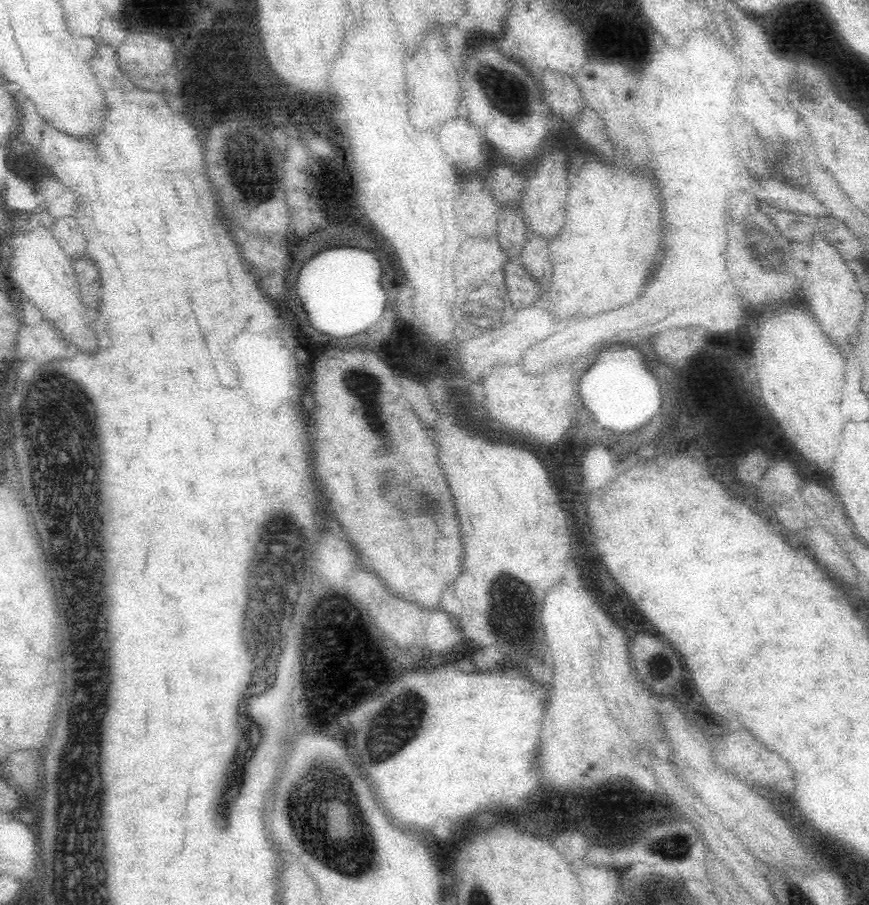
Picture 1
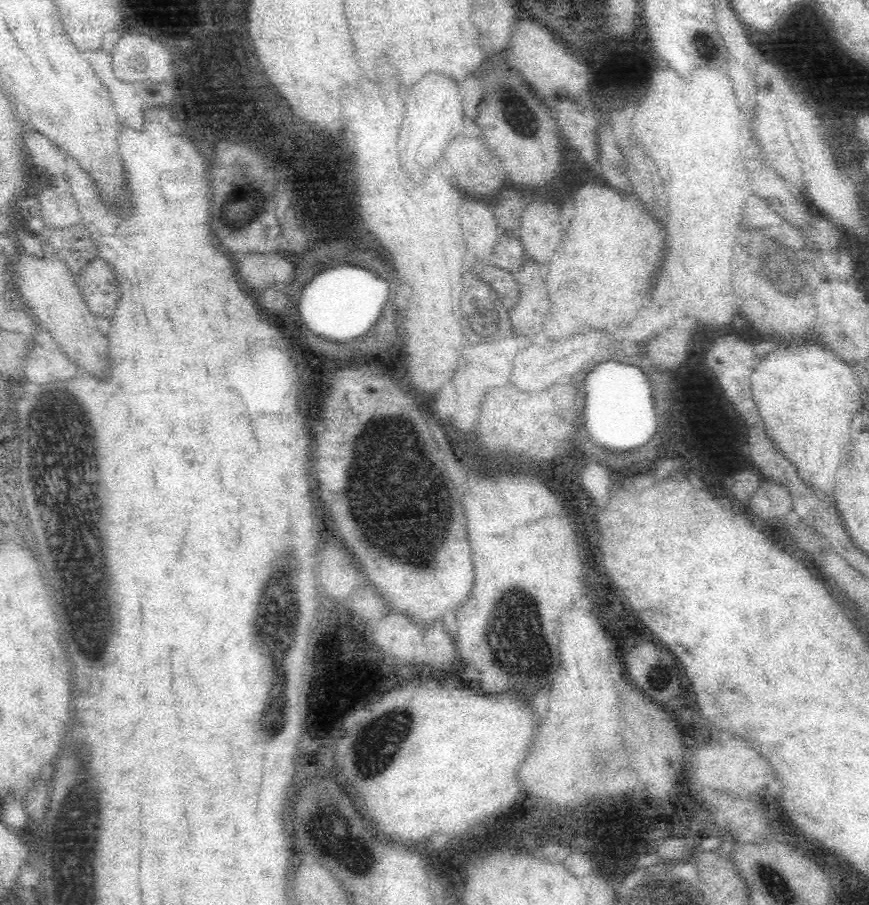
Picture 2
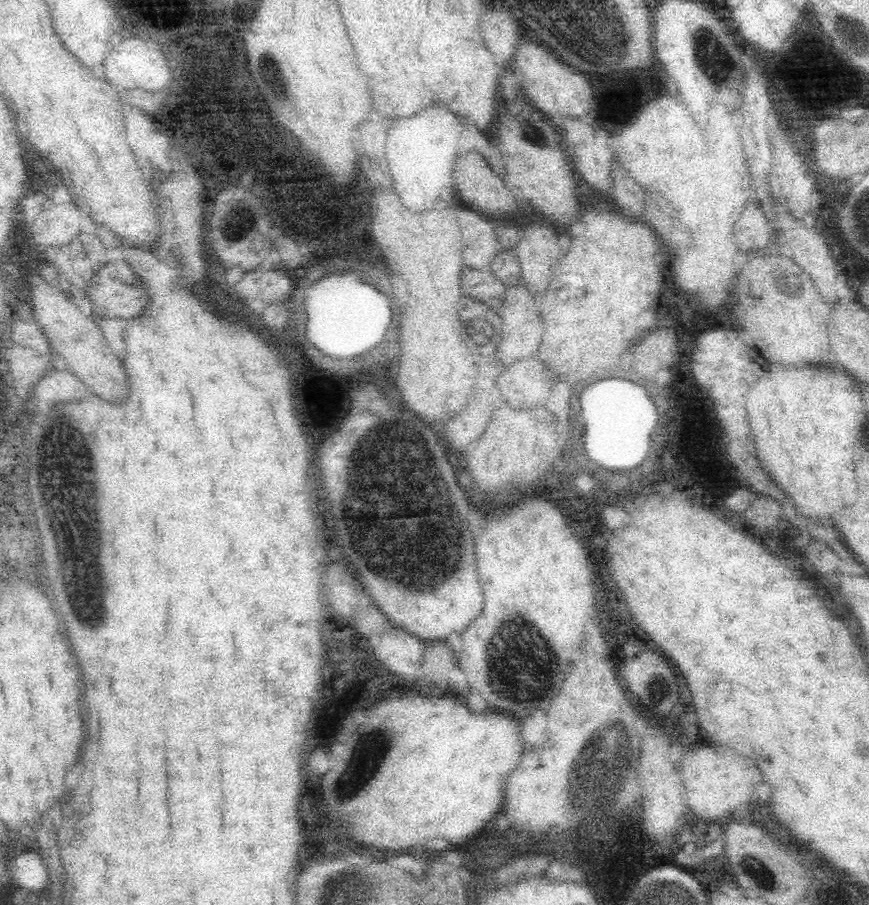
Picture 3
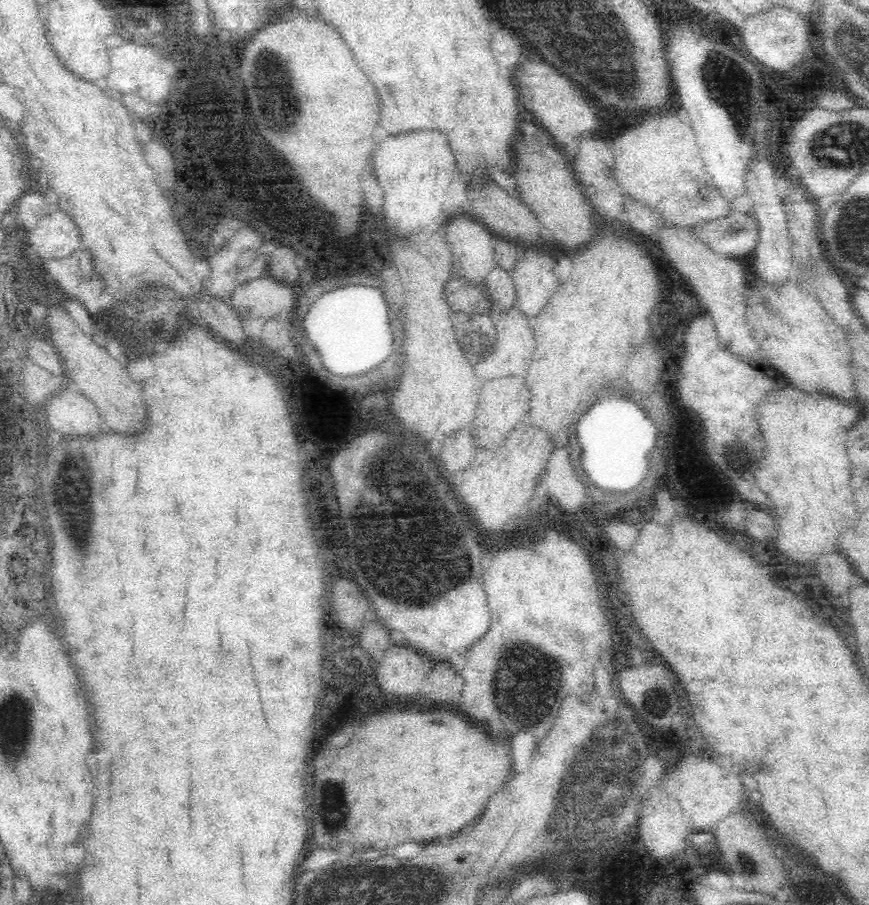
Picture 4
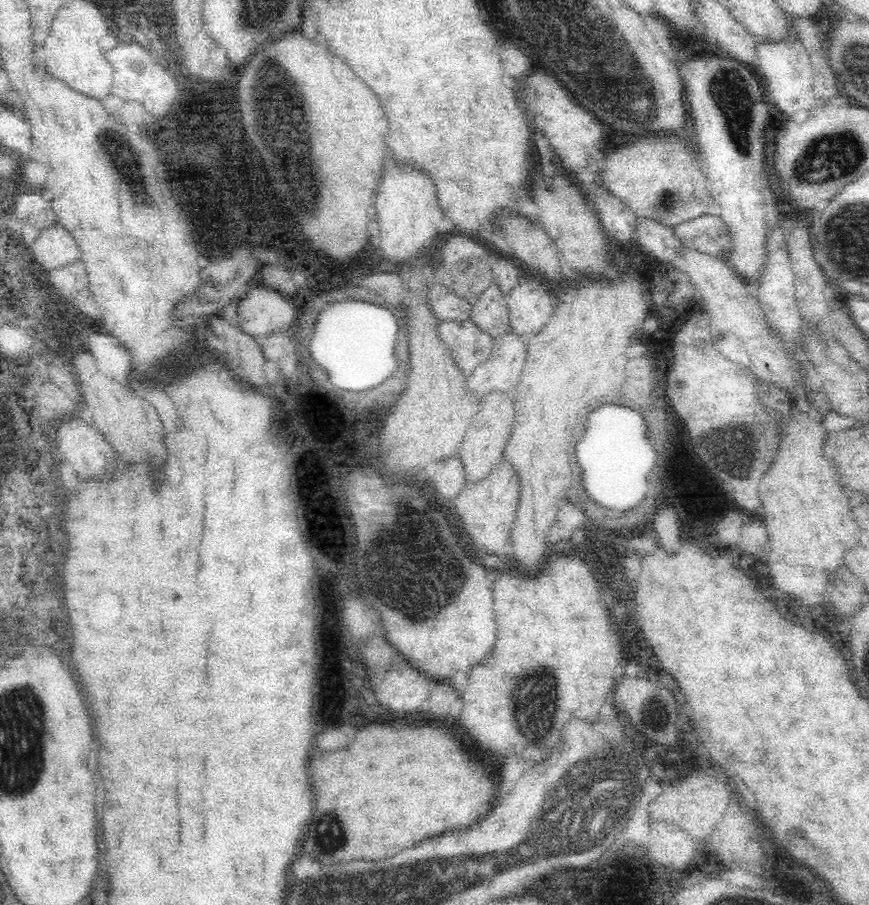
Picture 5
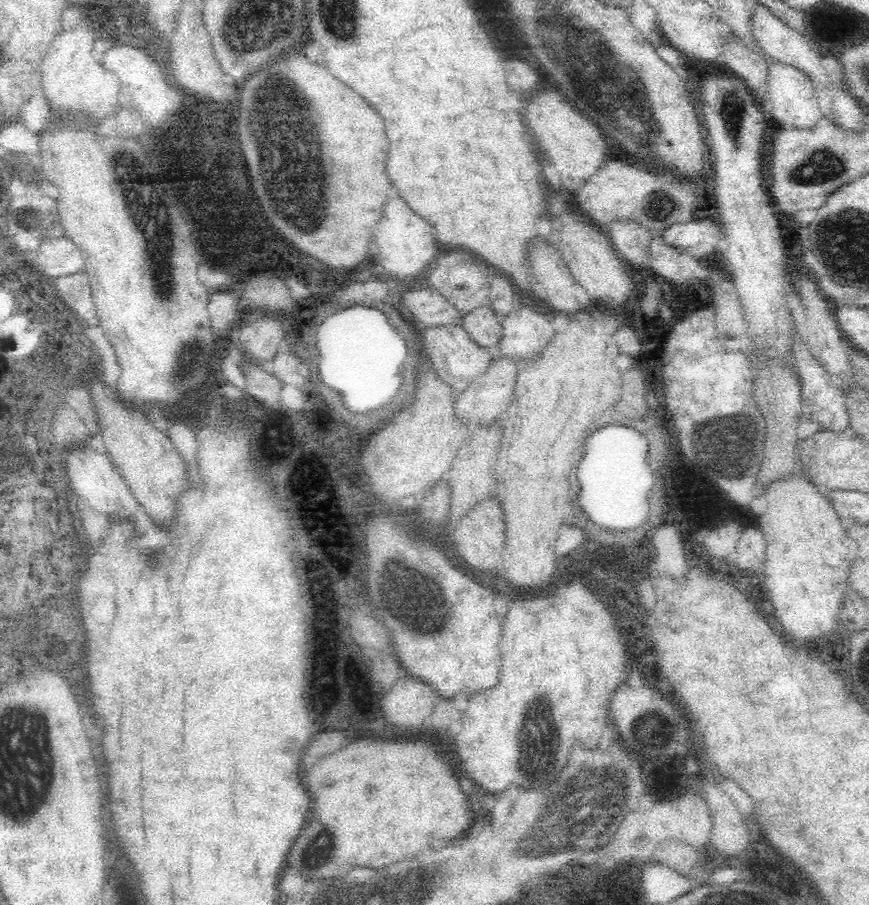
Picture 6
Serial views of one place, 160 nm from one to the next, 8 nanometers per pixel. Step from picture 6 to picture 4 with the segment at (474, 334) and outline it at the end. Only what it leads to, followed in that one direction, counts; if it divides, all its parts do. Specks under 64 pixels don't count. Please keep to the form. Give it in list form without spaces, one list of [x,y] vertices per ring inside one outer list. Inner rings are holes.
[[[495,265],[484,280],[490,291],[491,297],[495,300],[496,314],[504,311],[504,308],[512,306],[517,300],[517,292],[510,270]]]

